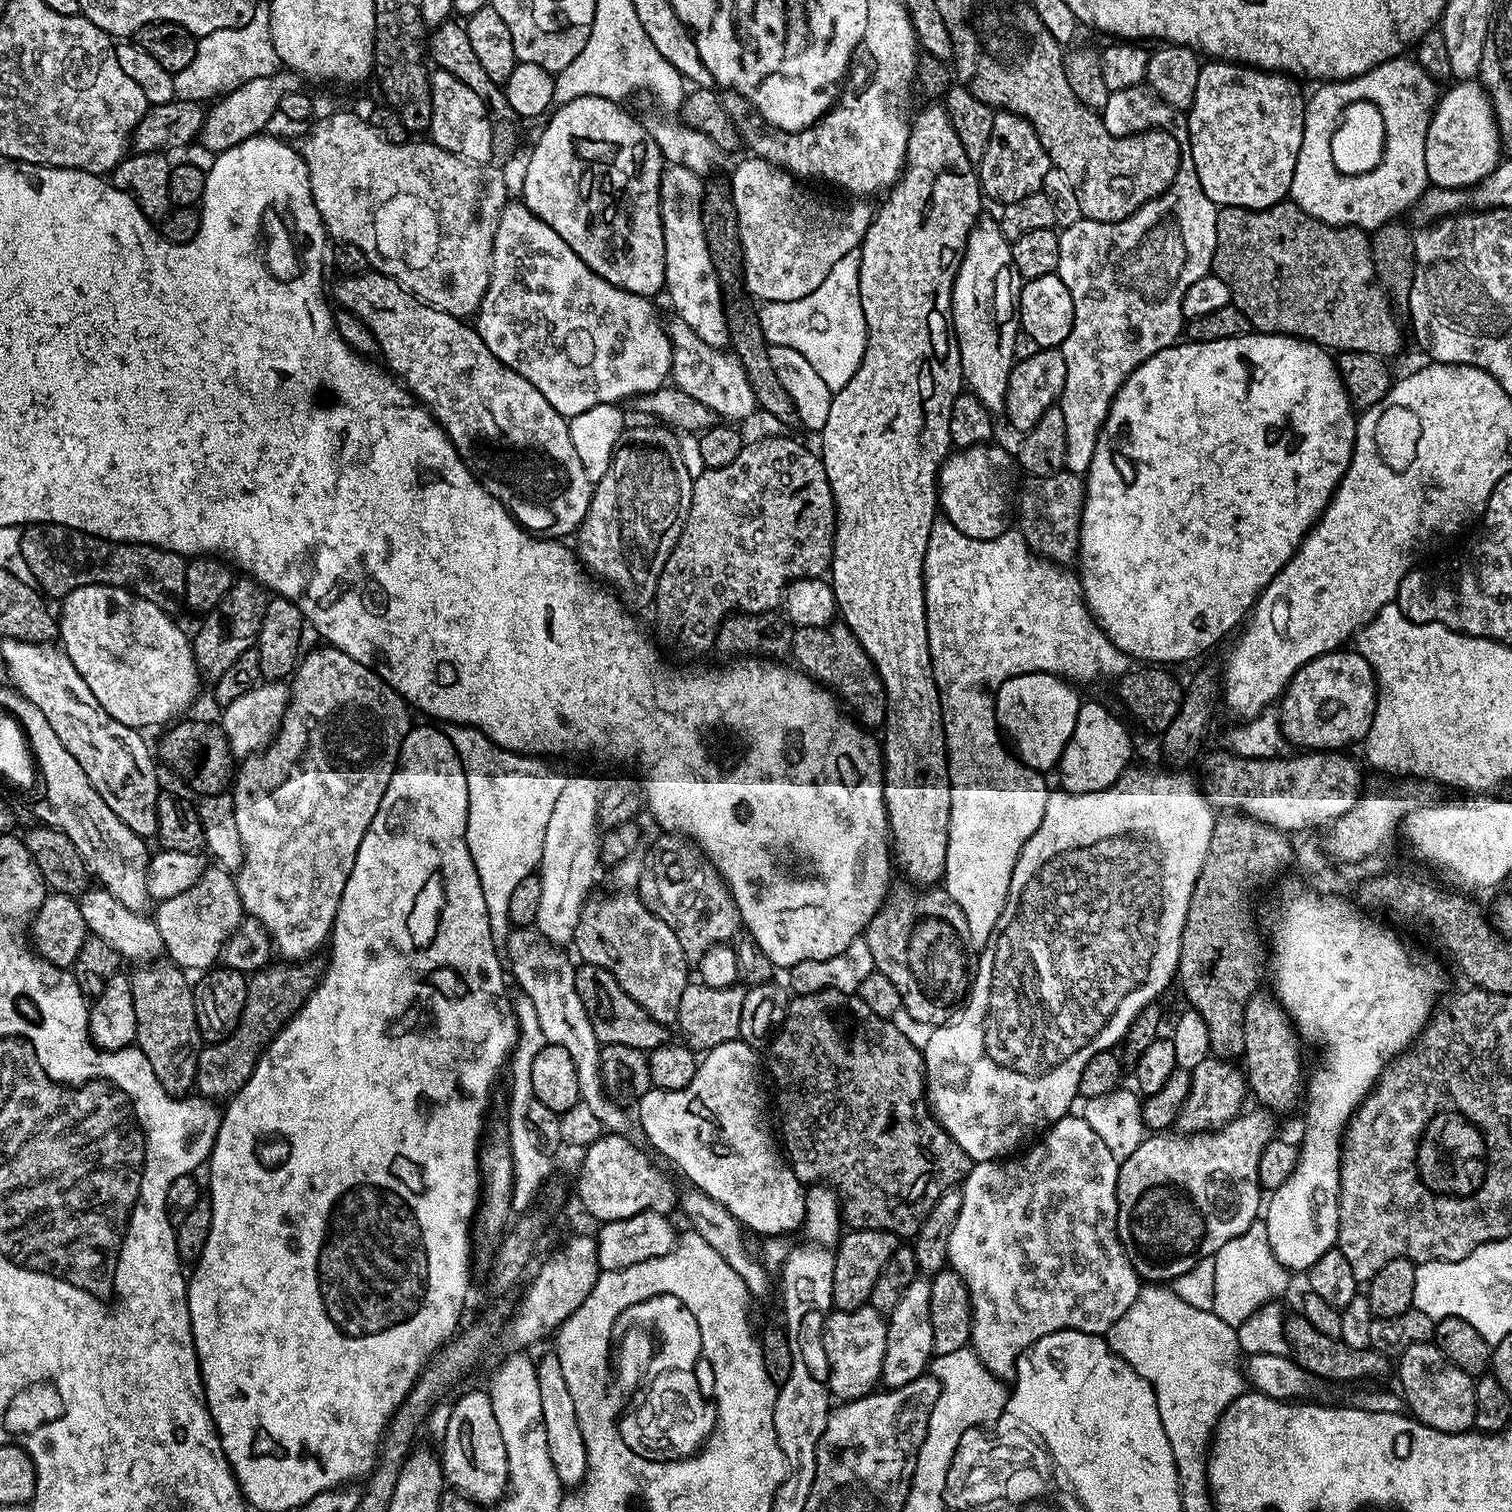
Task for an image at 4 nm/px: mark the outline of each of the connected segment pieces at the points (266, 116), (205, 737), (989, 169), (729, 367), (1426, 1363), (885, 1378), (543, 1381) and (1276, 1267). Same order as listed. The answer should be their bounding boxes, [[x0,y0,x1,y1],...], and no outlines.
[[198,70,302,154],[159,720,234,797],[978,112,1052,206],[667,318,757,422],[1398,1341,1475,1433],[881,1276,933,1389],[536,1354,588,1490],[1212,1220,1291,1328]]

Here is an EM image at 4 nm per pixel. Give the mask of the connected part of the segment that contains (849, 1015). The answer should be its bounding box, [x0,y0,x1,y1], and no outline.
[766,992,974,1238]

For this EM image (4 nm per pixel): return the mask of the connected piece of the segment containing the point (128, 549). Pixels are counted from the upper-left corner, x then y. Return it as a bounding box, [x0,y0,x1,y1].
[21,524,186,613]

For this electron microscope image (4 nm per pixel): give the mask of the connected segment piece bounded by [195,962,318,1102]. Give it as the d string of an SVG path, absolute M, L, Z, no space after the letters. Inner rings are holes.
M280 962L277 965L277 968L264 968L261 972L256 970L251 973L246 1006L236 1029L222 1042L201 1047L195 1087L201 1097L220 1102L220 1099L223 1101L235 1096L250 1078L268 1043L275 1038L277 1032L284 1029L296 1011L308 1001L308 995L316 989L318 968L316 972L312 962Z

